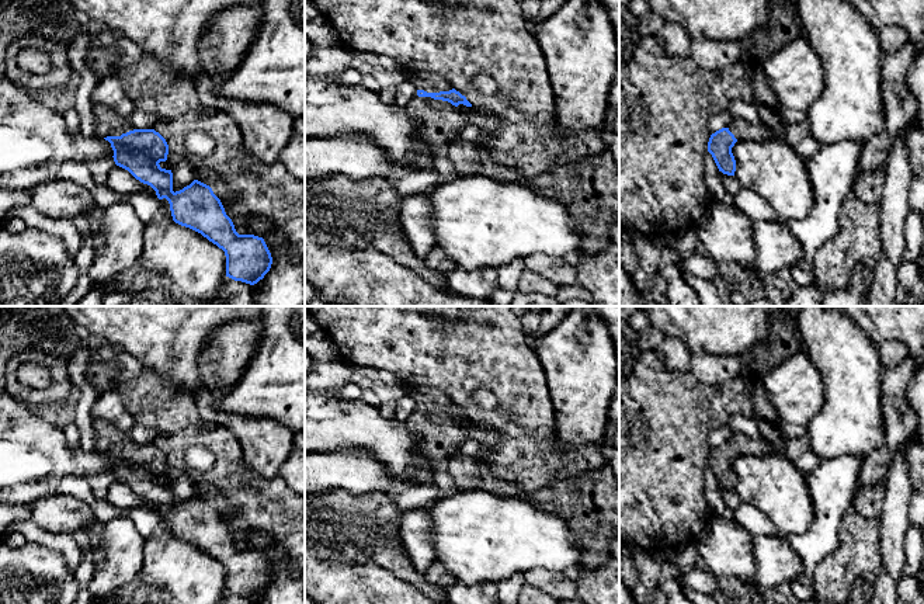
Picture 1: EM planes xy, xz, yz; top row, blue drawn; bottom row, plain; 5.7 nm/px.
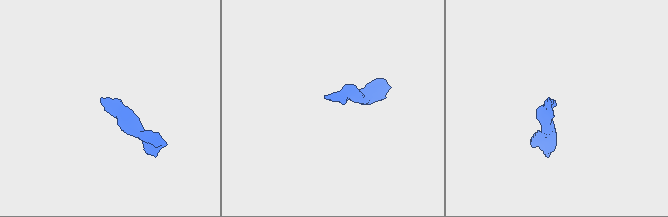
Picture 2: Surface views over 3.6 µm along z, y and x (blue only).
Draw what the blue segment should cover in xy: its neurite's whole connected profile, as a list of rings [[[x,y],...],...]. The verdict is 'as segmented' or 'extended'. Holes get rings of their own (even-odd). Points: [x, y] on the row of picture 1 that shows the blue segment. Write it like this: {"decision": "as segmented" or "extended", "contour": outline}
{"decision": "extended", "contour": [[[94,104],[95,135],[111,143],[114,162],[128,170],[136,180],[150,185],[159,199],[166,198],[170,204],[173,221],[190,228],[225,251],[226,277],[250,285],[257,284],[270,271],[272,264],[271,253],[263,237],[254,235],[239,235],[232,219],[226,215],[220,199],[212,188],[198,180],[180,191],[173,191],[173,173],[160,167],[167,160],[169,145],[154,129],[136,129],[129,117],[122,117],[110,107]]]}

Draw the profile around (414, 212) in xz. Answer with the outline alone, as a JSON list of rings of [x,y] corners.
[[[425,194],[409,195],[399,206],[400,229],[411,251],[421,260],[437,246],[431,215],[431,204]]]

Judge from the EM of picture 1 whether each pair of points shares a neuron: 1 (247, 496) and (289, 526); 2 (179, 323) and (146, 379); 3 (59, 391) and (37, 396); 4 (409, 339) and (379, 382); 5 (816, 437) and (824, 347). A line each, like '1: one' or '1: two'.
1: one
2: two
3: one
4: two
5: one

